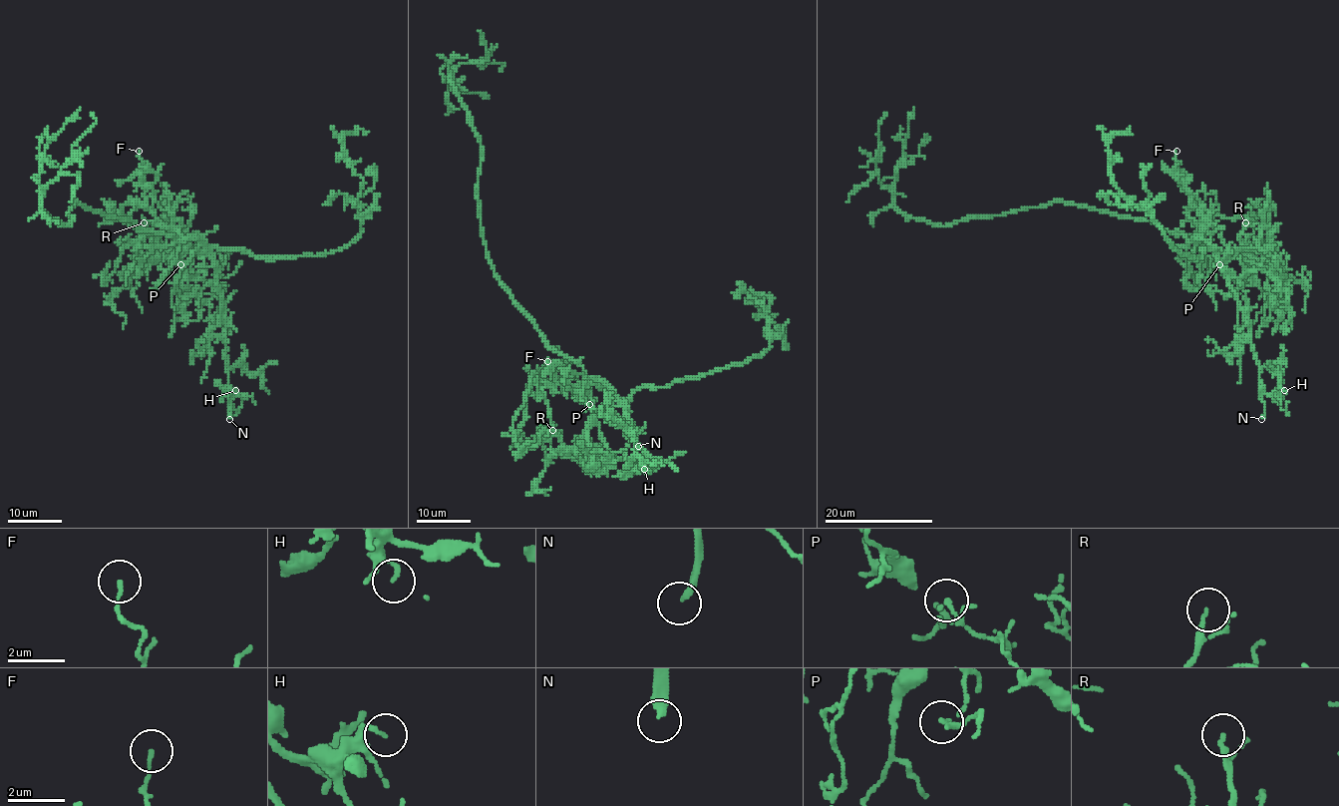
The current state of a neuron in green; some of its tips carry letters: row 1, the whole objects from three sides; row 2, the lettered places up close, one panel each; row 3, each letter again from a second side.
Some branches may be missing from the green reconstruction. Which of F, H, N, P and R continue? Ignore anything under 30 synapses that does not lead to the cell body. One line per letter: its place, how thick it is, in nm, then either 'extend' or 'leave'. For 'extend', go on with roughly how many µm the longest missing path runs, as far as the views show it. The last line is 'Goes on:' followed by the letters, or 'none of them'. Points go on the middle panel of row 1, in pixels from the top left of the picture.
F: (547, 361) | 100 nm | leave
H: (644, 469) | 130 nm | leave
N: (638, 446) | 240 nm | extend | 80 µm
P: (589, 404) | 100 nm | leave
R: (552, 430) | 120 nm | extend | 10 µm
Goes on: N, R

